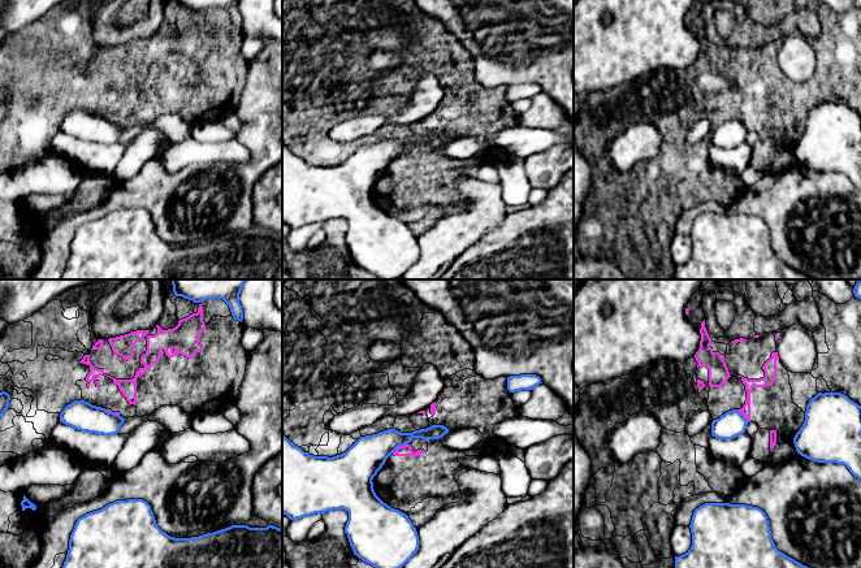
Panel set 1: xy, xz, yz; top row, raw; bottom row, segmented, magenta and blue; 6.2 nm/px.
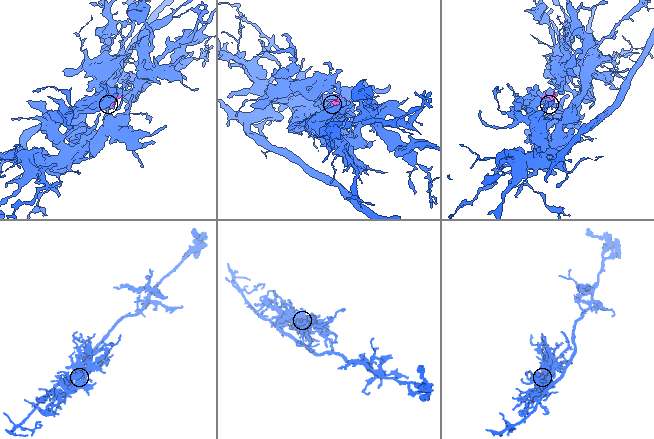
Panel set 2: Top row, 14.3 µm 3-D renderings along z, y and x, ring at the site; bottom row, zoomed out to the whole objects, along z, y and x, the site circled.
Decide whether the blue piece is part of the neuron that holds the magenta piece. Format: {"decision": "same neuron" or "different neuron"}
{"decision": "different neuron"}

